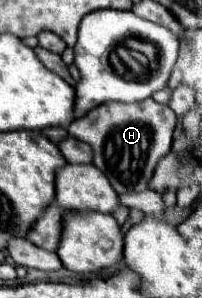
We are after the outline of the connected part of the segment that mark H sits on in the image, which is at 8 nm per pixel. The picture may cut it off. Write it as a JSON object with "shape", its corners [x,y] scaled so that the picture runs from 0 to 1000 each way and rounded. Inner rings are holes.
{"shape":[[[738,326],[678,346],[530,339],[441,372],[421,393],[361,406],[332,440],[371,466],[450,487],[460,554],[520,581],[579,648],[688,648],[728,634],[787,527],[837,507],[866,406],[876,393],[827,352],[797,352]]]}

